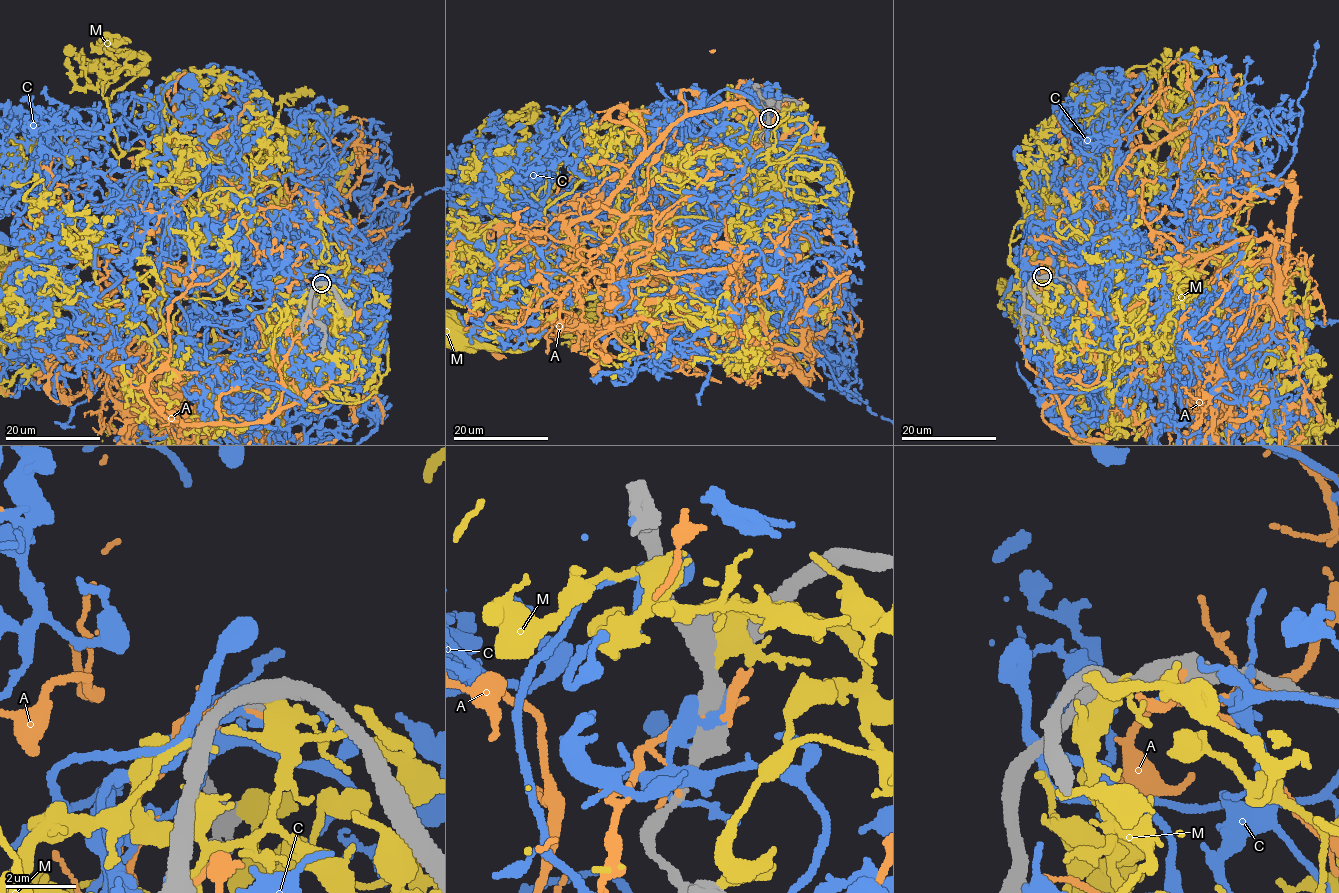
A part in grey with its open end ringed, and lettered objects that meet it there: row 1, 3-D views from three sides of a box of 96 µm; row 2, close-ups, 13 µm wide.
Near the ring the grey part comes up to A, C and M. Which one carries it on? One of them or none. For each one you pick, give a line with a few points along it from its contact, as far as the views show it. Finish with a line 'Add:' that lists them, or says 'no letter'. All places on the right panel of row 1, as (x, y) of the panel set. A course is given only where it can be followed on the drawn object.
Add: no letter

